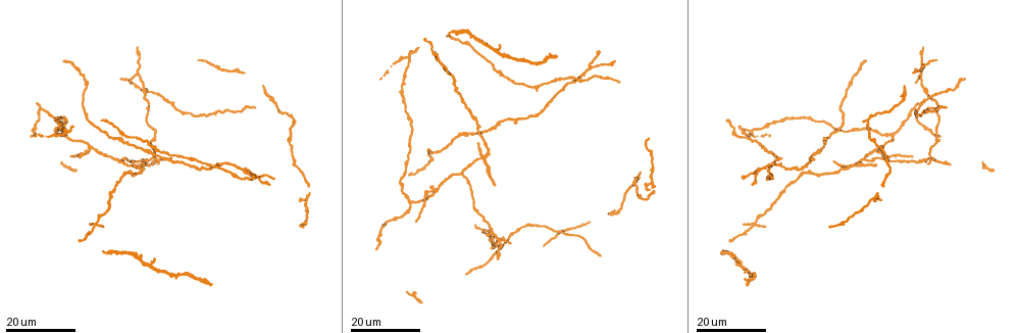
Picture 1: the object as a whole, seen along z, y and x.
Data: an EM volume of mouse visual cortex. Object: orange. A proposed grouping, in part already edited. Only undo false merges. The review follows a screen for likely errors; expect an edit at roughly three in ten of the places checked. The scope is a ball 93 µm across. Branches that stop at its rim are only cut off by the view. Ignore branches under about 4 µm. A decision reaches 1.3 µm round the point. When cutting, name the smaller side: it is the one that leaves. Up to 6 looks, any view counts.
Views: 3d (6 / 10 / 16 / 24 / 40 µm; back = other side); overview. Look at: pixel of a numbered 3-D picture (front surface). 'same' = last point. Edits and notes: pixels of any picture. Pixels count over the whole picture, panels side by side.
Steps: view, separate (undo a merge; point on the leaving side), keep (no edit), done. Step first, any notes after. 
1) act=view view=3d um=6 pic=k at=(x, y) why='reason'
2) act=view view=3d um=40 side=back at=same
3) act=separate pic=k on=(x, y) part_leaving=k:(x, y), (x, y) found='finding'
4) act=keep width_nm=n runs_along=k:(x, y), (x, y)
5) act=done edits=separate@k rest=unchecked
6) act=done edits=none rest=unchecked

act=view view=3d um=16 pic=1 at=(154, 157) why='four or more arms meet'

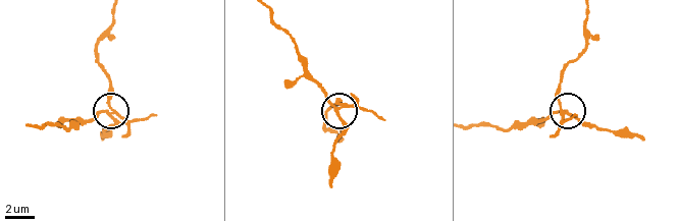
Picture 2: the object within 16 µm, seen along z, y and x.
act=view view=3d um=10 pic=2 at=(105, 111) why='zoom in'

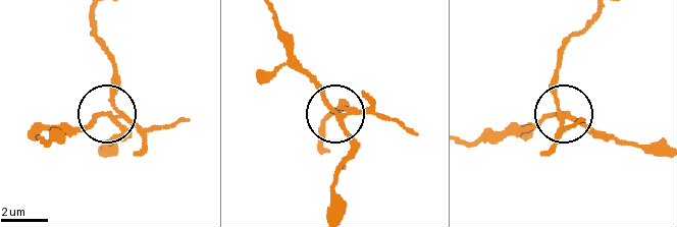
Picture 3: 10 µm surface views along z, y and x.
act=separate pic=3 on=(146, 134) width_nm=190 part_leaving=3:(115, 113), (115, 74), (94, 16) found='a second cell is stuck on'

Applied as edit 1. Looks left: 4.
act=view view=3d um=16 pic=1 at=(480, 157) why='four or more arms meet'

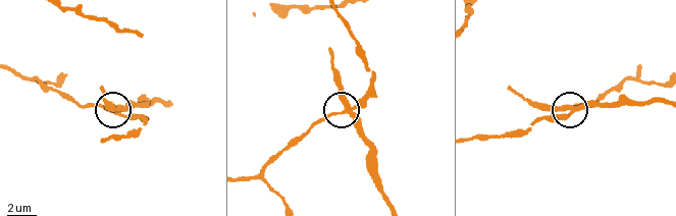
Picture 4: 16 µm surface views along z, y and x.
act=view view=3d um=10 pic=4 at=(119, 108)

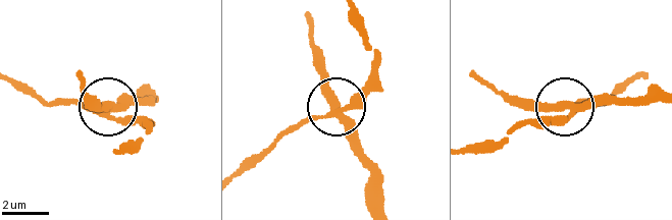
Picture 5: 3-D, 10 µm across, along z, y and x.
act=view view=3d um=10 side=back pic=5 at=(561, 107) why='from behind'

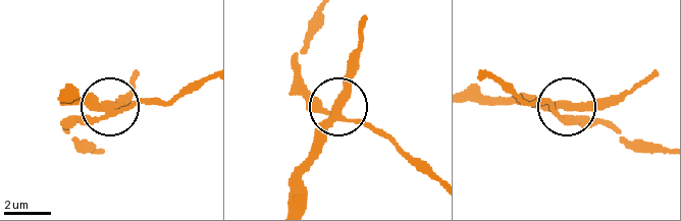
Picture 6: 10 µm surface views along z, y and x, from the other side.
act=separate pic=6 on=(344, 83) arms=4 found='a second cell is stuck on'

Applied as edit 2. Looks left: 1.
act=done edits=separate@3,separate@6 rest=unchecked

